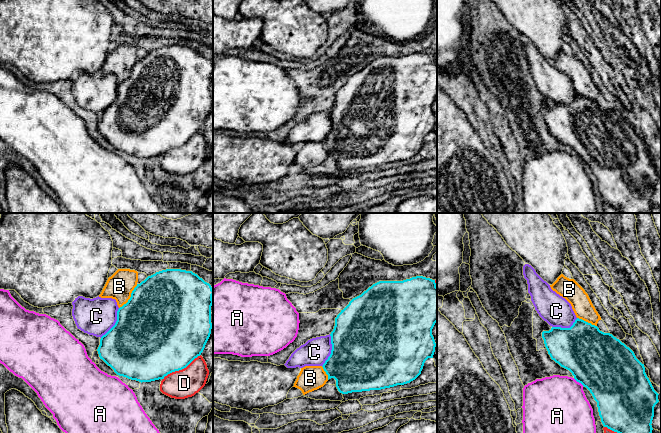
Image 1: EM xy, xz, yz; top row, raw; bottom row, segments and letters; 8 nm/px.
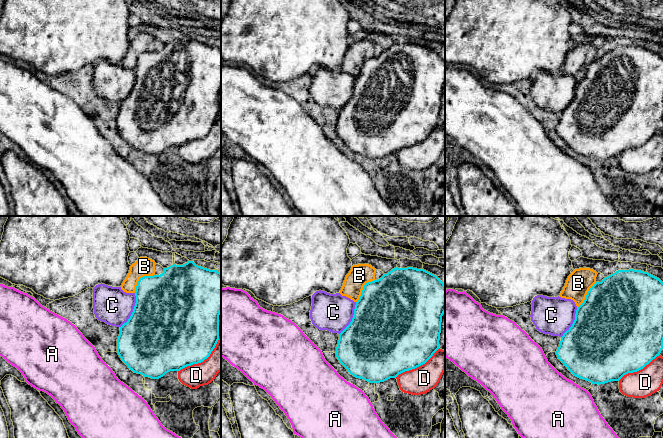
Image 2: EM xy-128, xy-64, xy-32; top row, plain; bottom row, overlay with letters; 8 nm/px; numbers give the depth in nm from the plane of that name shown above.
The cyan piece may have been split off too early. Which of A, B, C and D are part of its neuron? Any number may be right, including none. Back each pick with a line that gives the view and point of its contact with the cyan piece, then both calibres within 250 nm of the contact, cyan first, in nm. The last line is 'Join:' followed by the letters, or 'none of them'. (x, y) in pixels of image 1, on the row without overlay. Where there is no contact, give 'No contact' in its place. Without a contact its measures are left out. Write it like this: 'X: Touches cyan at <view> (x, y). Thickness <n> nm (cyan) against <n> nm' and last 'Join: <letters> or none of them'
C: Touches cyan at xz (331, 126). Thickness 500 nm (cyan) against 220 nm
Join: C

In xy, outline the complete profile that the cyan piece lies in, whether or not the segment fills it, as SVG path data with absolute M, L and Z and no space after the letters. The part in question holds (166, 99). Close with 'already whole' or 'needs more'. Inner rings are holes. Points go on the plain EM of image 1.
M166 45L148 52L134 64L126 80L118 83L115 75L96 73L93 75L78 72L72 78L72 92L78 105L100 113L97 125L102 135L114 148L131 156L151 158L164 155L168 150L186 144L201 131L210 113L211 82L213 65L192 47Z; needs more

